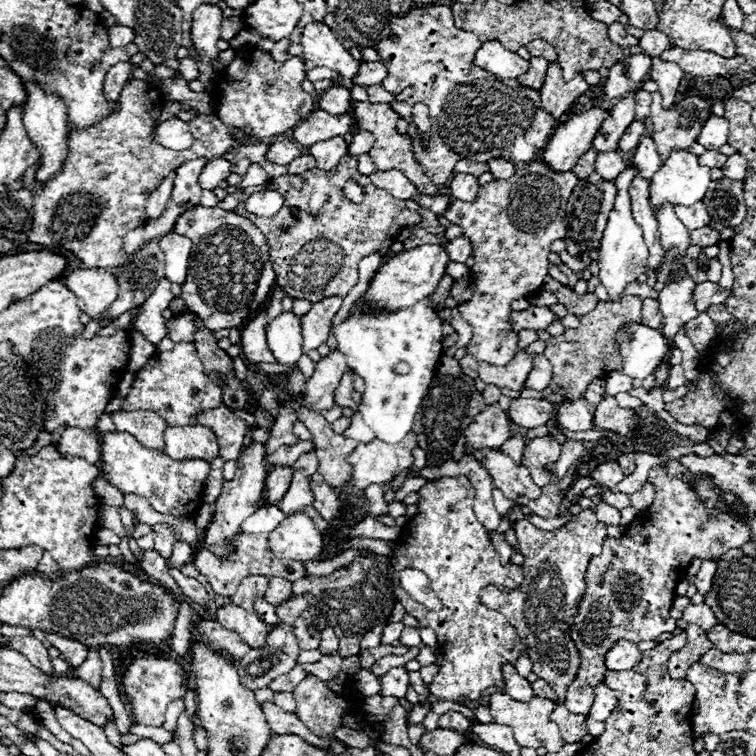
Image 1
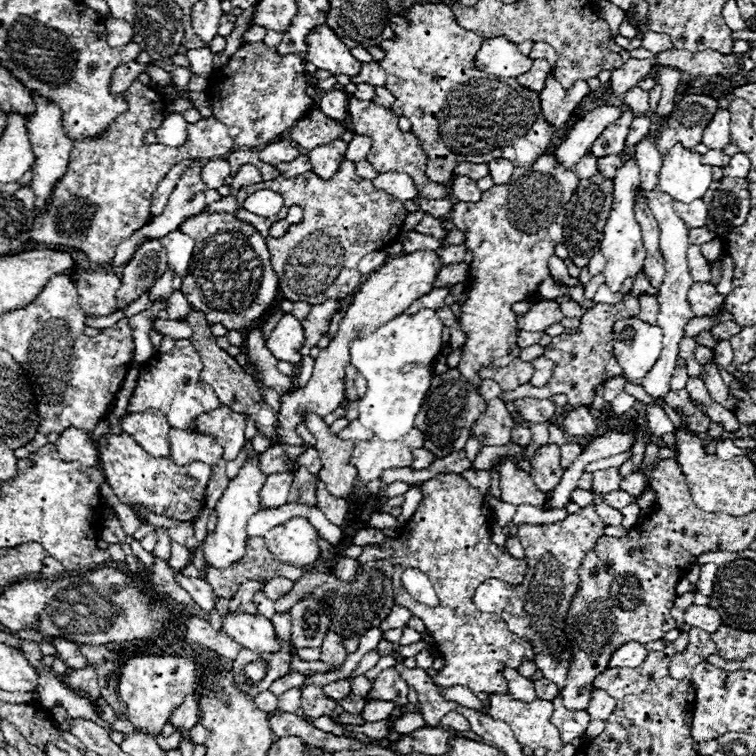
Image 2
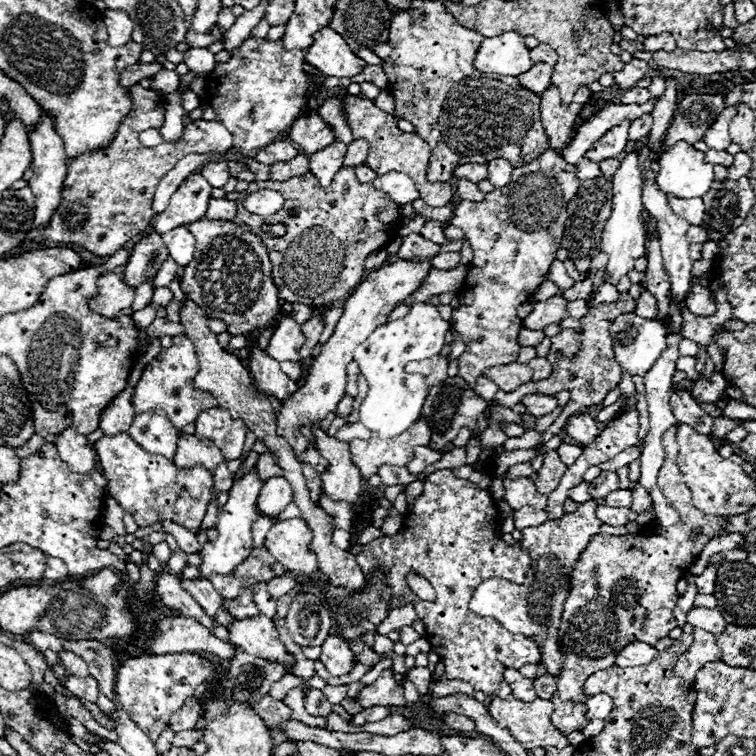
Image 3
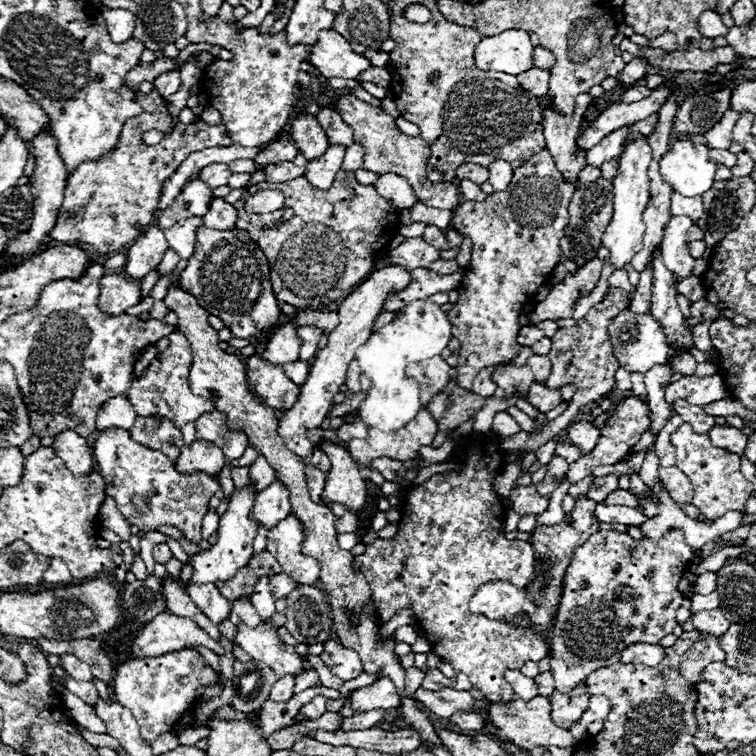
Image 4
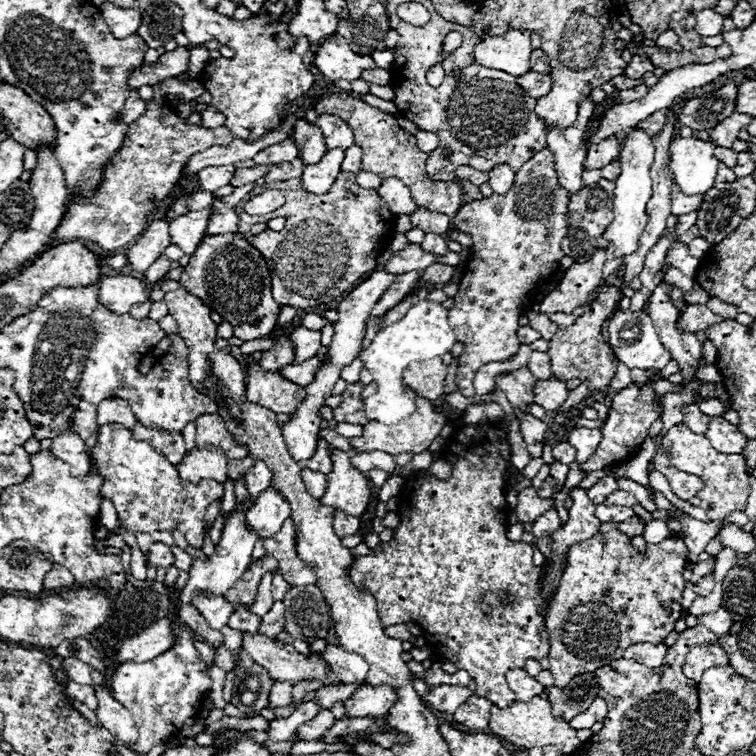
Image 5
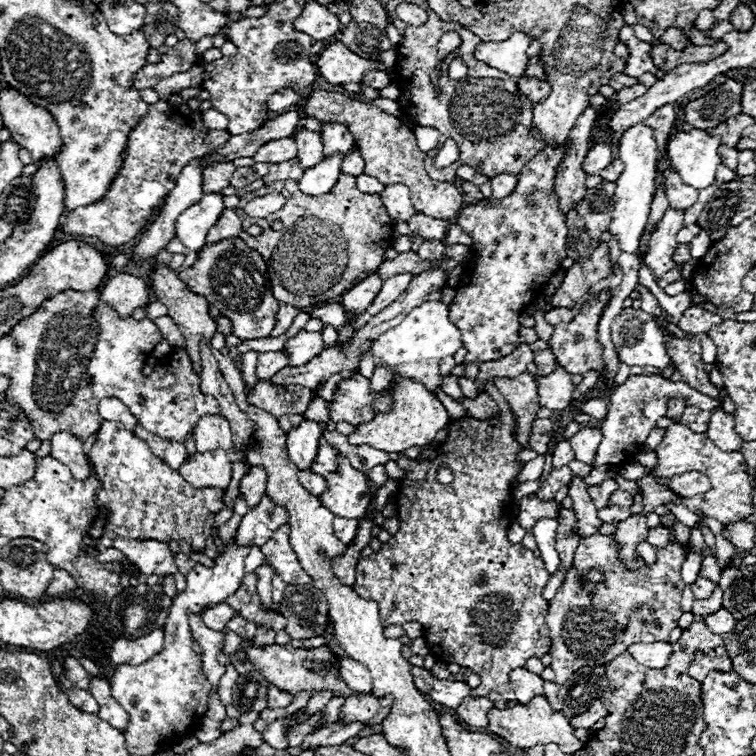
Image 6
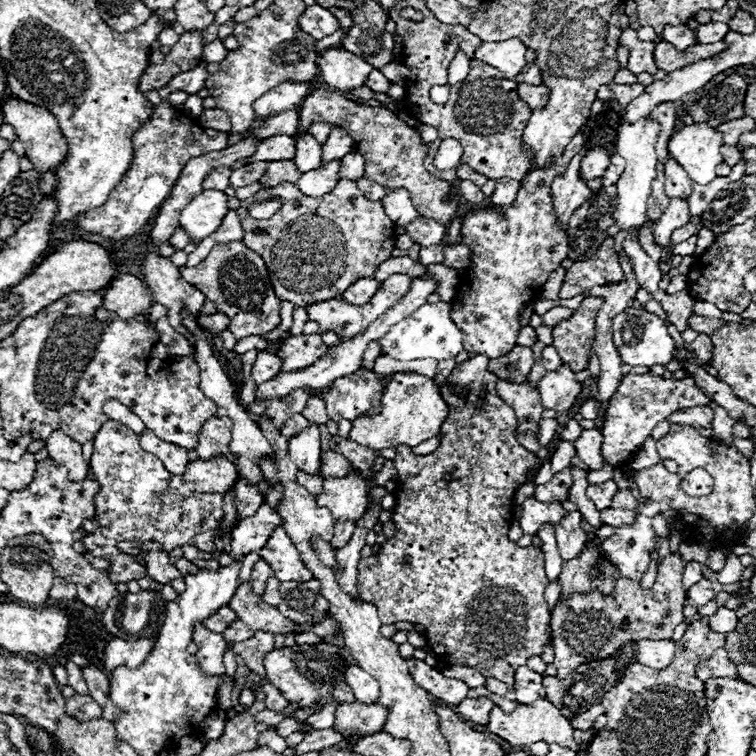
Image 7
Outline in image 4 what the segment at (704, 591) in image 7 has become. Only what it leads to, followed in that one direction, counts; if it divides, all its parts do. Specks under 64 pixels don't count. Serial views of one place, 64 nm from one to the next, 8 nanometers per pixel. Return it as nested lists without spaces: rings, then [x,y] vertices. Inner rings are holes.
[[[704,572],[694,584],[696,594],[710,594],[710,592],[714,592],[714,588],[716,588],[716,574],[714,572]]]

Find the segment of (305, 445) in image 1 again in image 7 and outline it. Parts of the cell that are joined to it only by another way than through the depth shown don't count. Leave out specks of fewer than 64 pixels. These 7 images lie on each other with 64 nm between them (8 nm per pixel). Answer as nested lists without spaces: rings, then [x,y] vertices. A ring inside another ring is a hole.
[[[238,480],[234,486],[234,504],[236,504],[238,520],[254,516],[262,504],[262,494],[258,486],[250,486],[246,480]]]

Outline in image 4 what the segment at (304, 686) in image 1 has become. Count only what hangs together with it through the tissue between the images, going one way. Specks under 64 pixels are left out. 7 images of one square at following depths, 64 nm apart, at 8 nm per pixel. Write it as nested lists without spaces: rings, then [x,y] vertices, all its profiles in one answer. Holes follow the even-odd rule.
[[[316,696],[312,702],[304,704],[298,714],[304,716],[304,718],[308,718],[308,720],[314,720],[314,718],[322,716],[324,712],[326,712],[326,698],[324,696]]]

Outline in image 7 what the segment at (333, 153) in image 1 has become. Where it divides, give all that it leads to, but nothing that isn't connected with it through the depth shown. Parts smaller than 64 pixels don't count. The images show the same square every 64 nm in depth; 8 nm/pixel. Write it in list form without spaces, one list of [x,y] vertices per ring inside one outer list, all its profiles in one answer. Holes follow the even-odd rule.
[[[340,162],[322,164],[318,170],[312,170],[310,174],[302,174],[296,186],[304,196],[314,196],[314,198],[324,196],[334,190],[338,182],[338,170],[340,170]]]

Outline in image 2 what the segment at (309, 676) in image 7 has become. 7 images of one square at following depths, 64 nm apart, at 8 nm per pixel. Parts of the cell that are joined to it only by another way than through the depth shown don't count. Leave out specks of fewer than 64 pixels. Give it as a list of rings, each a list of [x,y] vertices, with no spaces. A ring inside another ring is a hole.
[[[230,612],[226,618],[222,618],[222,626],[234,642],[238,642],[242,648],[252,650],[254,654],[272,654],[280,650],[280,642],[268,618],[262,618],[258,614],[252,616]]]

